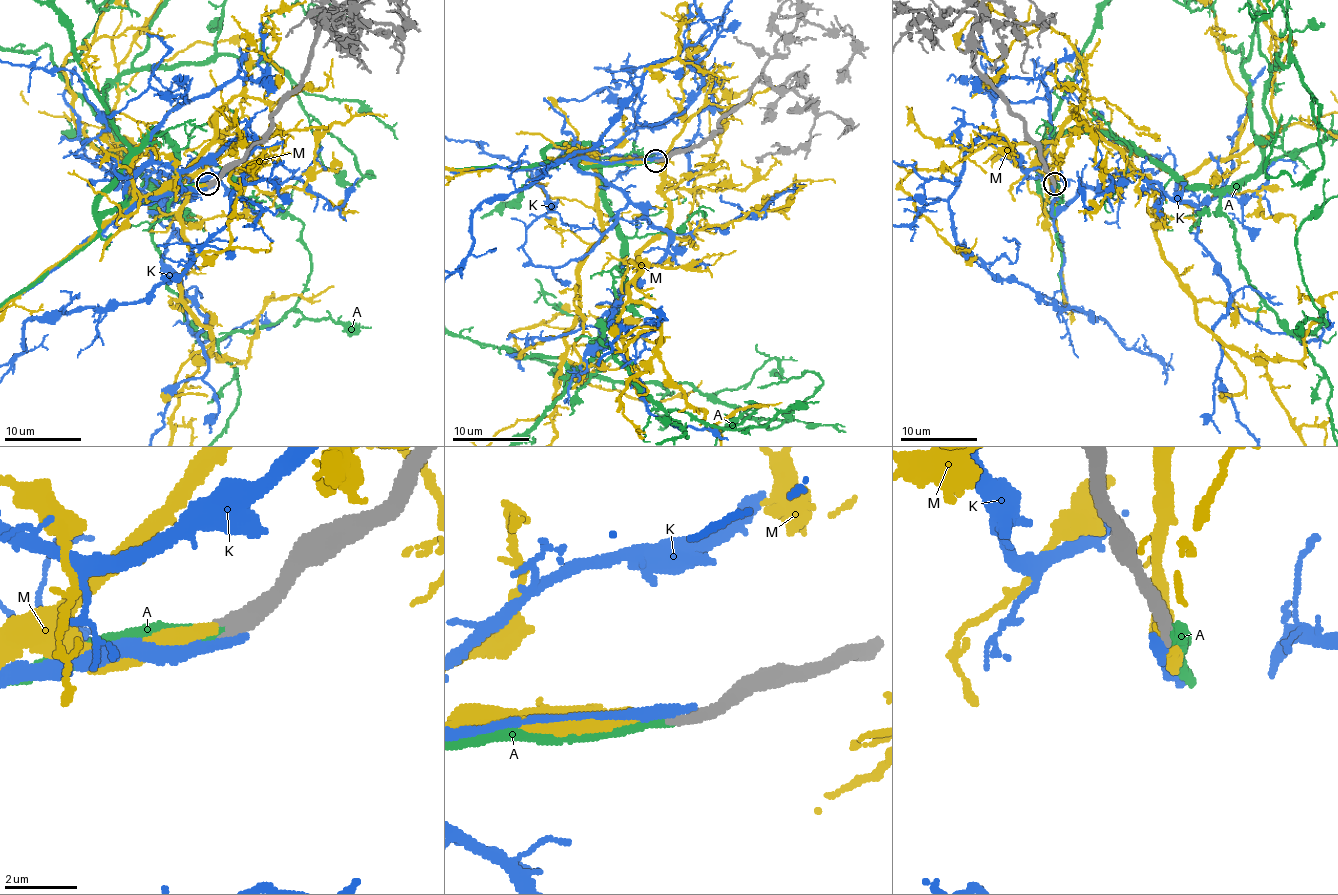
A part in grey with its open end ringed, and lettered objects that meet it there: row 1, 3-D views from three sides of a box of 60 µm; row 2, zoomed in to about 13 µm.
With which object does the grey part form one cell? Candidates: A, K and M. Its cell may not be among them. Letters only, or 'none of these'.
A

